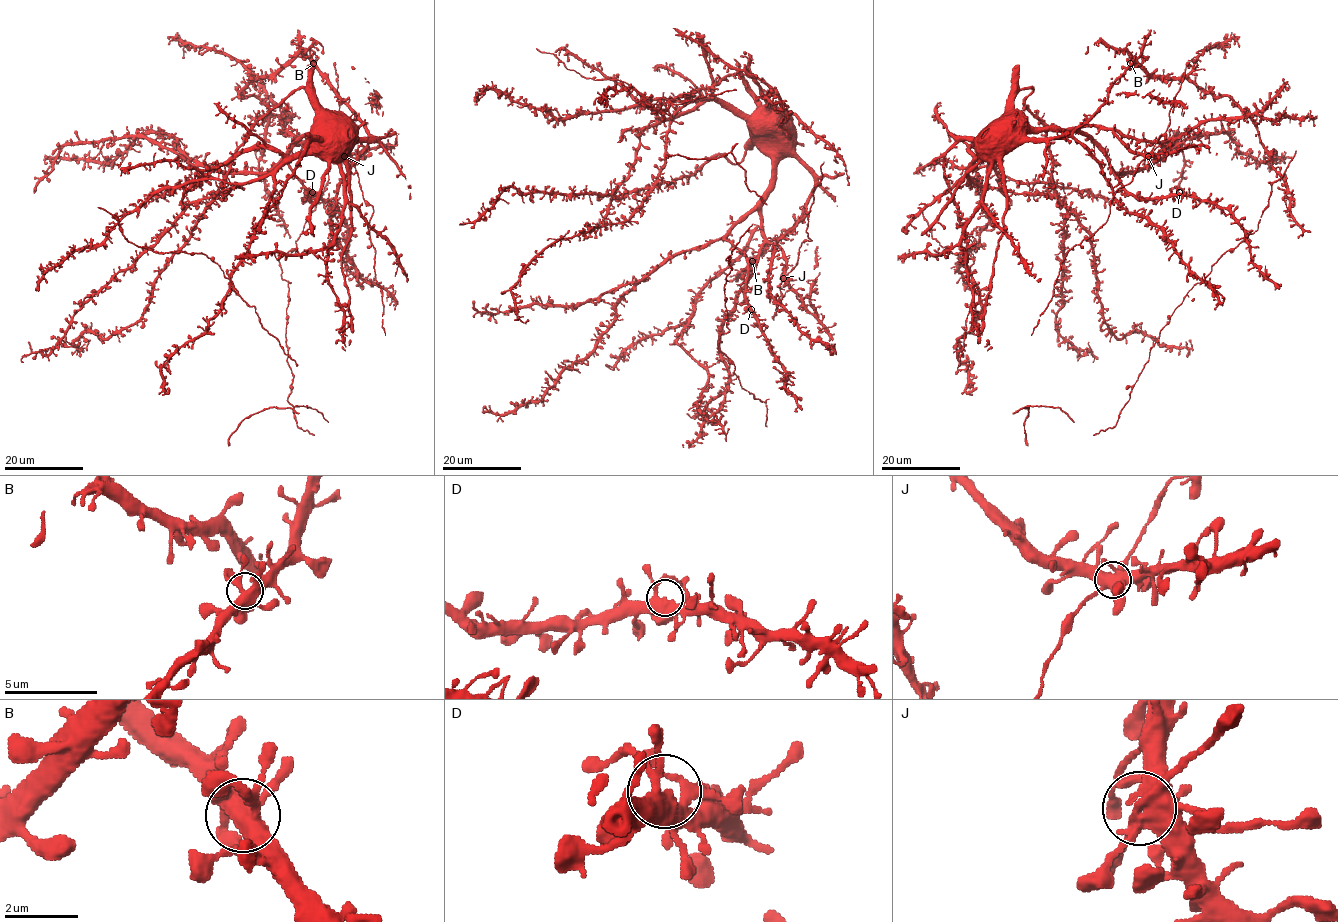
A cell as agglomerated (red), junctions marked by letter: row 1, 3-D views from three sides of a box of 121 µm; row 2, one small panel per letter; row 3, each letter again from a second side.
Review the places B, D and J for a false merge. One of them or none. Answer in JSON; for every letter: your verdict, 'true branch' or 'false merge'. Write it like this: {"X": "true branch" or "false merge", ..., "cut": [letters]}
{"B": "true branch", "D": "true branch", "J": "true branch", "cut": []}

